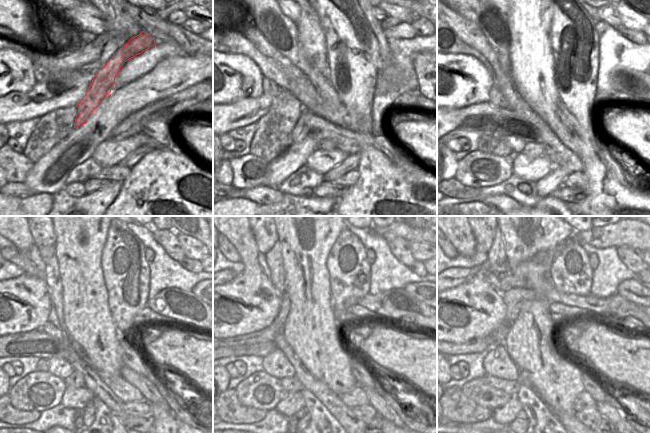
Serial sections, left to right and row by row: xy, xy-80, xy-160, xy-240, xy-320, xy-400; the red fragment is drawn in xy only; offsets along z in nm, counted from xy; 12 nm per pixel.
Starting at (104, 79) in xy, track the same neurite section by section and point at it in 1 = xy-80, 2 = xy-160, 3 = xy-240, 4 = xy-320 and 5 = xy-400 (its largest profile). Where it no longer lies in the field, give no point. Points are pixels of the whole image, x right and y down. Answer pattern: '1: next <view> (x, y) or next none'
1: next xy-80 (301, 130)
2: next xy-160 (516, 145)
3: next xy-240 (59, 367)
4: next xy-320 (276, 364)
5: next xy-400 (497, 363)

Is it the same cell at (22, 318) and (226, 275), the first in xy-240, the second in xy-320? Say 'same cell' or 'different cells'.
different cells

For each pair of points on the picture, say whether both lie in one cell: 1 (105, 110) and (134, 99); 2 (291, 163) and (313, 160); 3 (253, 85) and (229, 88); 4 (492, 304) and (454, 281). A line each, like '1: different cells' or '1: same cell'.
1: same cell
2: different cells
3: same cell
4: different cells

